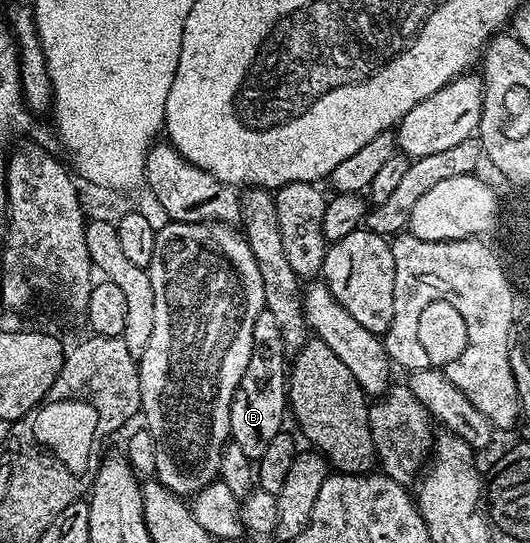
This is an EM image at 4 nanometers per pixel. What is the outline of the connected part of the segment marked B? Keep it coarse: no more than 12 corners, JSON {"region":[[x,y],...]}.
{"region":[[274,315],[255,318],[235,390],[231,443],[252,462],[287,420],[287,349]]}

